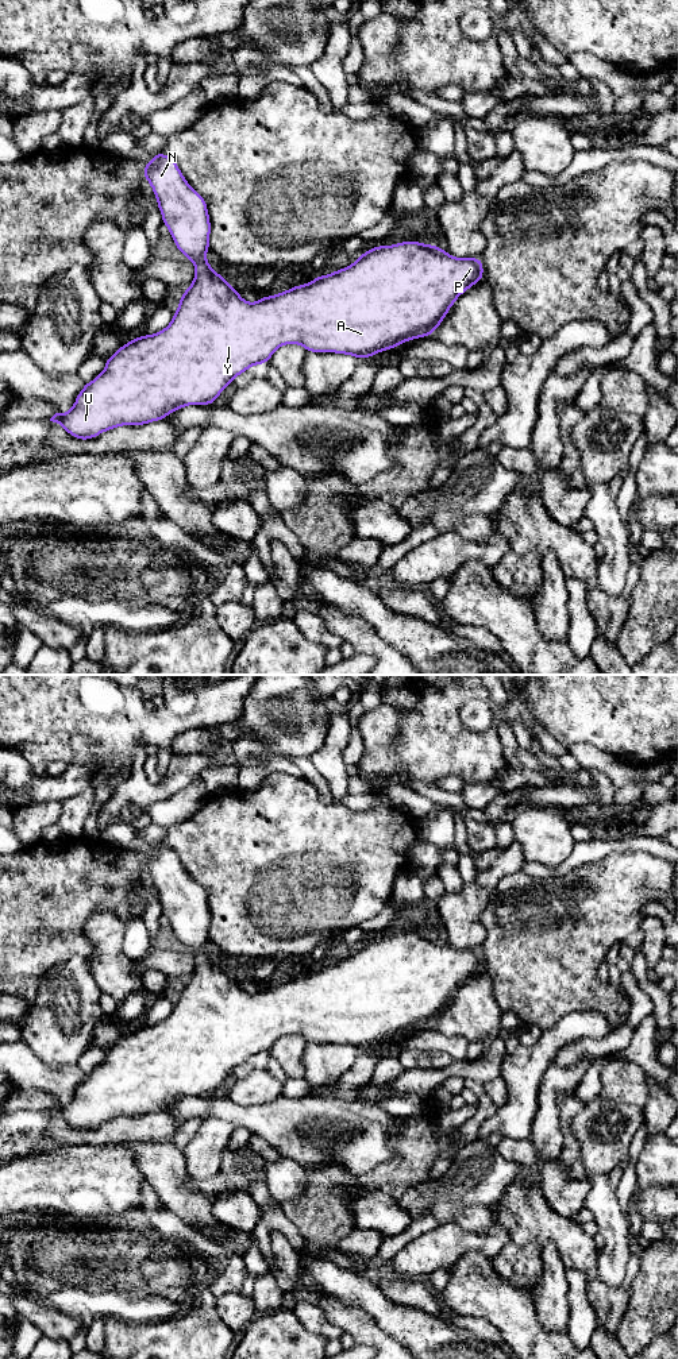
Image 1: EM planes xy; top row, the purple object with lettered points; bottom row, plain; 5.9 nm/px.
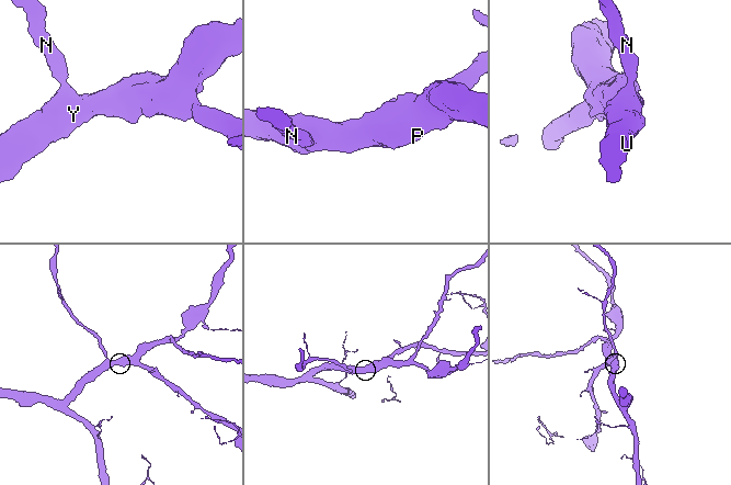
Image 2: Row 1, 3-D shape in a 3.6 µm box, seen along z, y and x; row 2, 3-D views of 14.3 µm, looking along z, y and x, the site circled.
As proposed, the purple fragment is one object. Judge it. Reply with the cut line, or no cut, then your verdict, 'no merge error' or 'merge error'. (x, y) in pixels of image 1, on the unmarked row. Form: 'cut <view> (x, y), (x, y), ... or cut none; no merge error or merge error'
cut none; no merge error

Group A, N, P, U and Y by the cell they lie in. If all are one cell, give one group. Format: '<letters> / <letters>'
A N P U Y

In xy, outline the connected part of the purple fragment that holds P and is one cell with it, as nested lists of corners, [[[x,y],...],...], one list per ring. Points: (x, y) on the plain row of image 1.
[[[159,842],[142,860],[174,937],[196,955],[194,972],[181,987],[178,1000],[165,1020],[122,1036],[105,1050],[105,1061],[89,1074],[84,1074],[72,1100],[68,1104],[55,1104],[50,1109],[78,1131],[90,1131],[122,1116],[146,1116],[165,1111],[170,1104],[188,1096],[213,1096],[235,1067],[251,1057],[269,1054],[271,1046],[285,1035],[300,1035],[308,1043],[334,1043],[365,1050],[405,1032],[432,1027],[457,989],[484,969],[482,949],[455,949],[442,938],[405,931],[369,939],[348,958],[328,966],[316,966],[312,973],[293,977],[276,987],[261,988],[251,995],[207,953],[211,926],[207,892],[188,875],[176,852]]]

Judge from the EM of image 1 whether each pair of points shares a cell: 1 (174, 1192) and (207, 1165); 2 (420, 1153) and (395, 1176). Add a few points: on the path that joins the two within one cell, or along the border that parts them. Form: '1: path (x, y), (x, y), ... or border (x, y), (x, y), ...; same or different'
1: border (181, 1149), (185, 1157), (185, 1170), (192, 1178); different
2: path (413, 1159), (401, 1170); same

